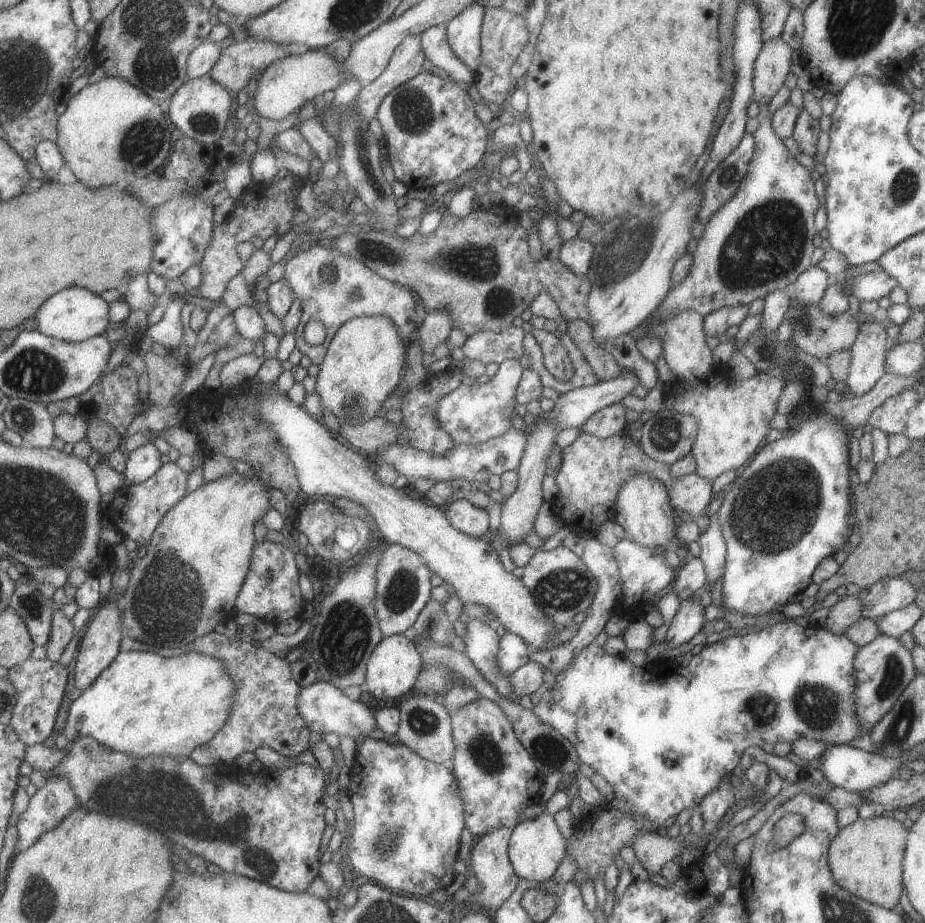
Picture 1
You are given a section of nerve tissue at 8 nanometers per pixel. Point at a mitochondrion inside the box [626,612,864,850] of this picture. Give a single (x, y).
(817, 705)

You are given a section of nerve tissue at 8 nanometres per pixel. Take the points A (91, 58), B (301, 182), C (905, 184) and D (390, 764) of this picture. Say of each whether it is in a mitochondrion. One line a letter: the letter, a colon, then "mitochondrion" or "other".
A: other
B: other
C: mitochondrion
D: other

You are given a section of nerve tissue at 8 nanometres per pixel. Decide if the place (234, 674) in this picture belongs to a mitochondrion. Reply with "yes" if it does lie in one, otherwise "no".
no

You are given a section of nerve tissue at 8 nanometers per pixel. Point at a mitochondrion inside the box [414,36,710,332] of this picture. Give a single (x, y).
(621, 260)

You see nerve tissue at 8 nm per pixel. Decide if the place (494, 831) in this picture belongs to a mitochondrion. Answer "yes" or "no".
no

